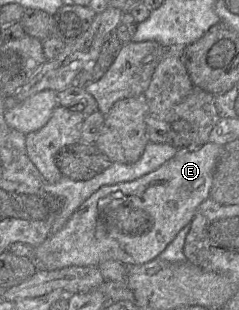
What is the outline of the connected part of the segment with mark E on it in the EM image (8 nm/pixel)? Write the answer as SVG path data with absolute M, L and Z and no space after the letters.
M207 142L197 149L179 149L173 158L162 164L159 168L134 181L101 187L79 206L79 208L72 214L66 224L58 232L51 234L42 244L34 248L33 261L37 271L52 271L69 266L98 266L100 263L107 260L120 261L128 266L145 264L154 260L174 240L181 229L191 222L199 205L210 197L213 172L221 155L222 149L223 146L212 142Z

